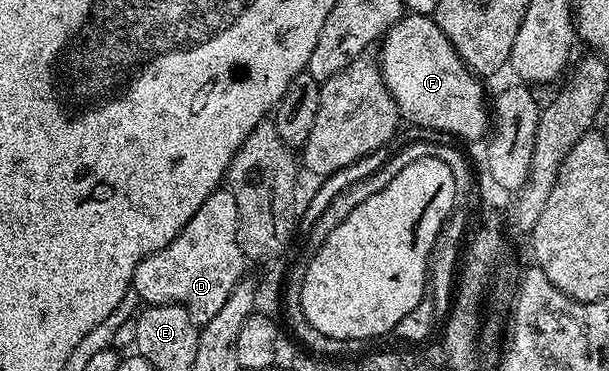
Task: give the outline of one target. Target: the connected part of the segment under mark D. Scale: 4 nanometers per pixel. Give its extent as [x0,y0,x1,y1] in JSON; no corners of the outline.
[132,189,247,325]

